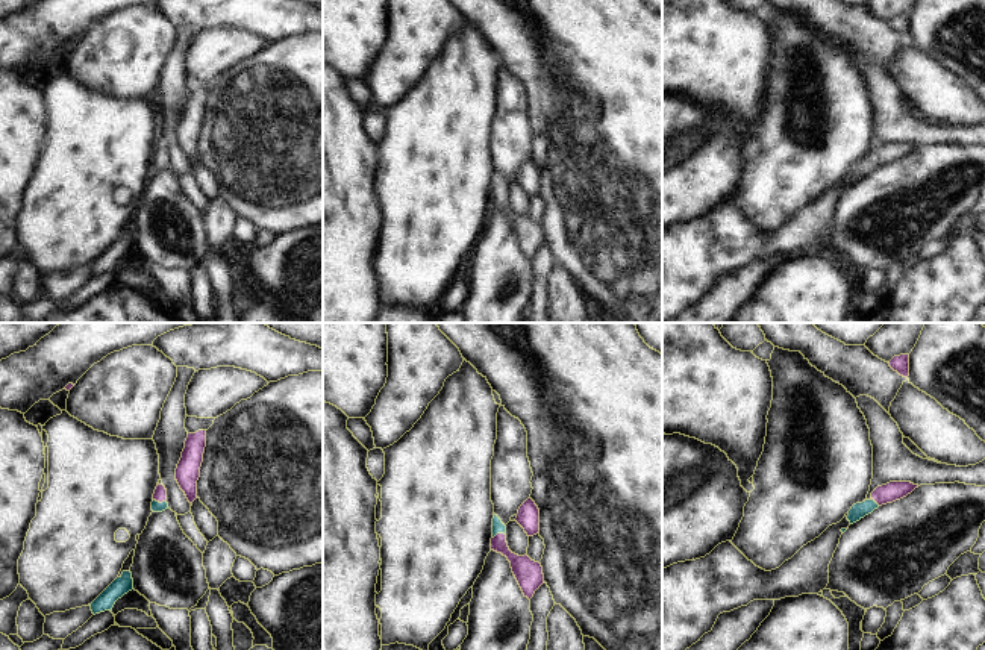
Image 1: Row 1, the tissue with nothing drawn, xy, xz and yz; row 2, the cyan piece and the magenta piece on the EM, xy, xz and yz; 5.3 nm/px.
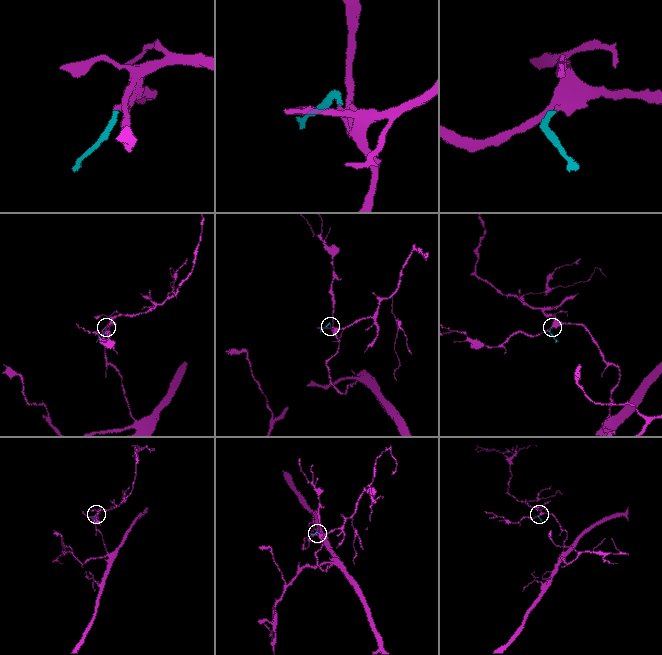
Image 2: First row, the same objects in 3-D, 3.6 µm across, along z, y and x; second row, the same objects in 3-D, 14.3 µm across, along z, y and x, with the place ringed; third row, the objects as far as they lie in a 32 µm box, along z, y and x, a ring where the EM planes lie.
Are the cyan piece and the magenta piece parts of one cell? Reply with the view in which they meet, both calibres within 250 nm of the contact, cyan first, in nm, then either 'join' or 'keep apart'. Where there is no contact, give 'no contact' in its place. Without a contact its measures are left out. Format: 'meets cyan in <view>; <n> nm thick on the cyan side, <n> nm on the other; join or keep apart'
meets cyan in xy; 60 nm thick on the cyan side, 70 nm on the other; join

